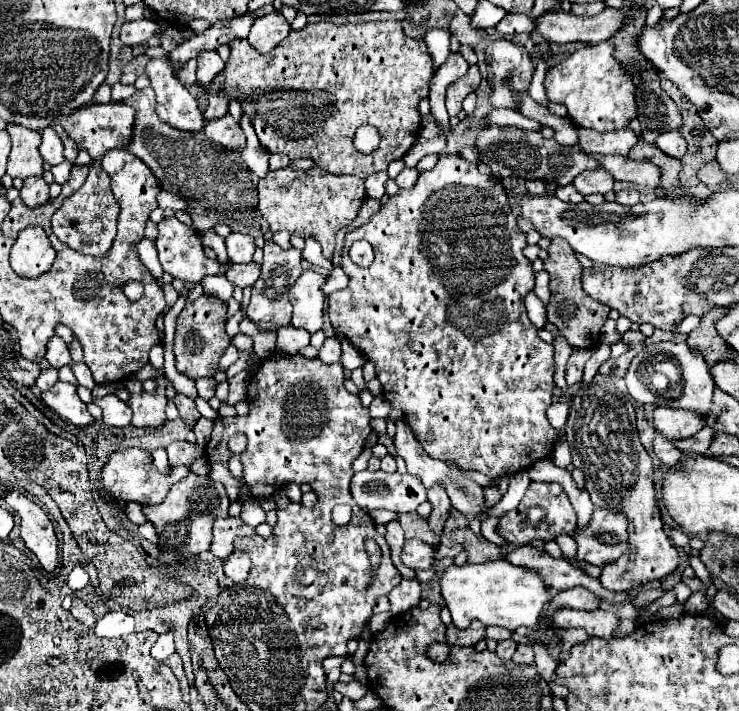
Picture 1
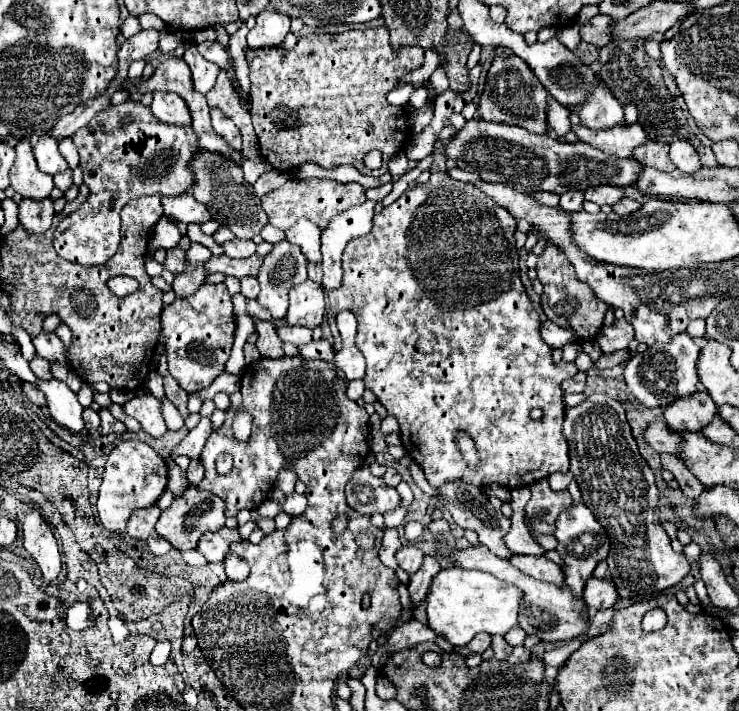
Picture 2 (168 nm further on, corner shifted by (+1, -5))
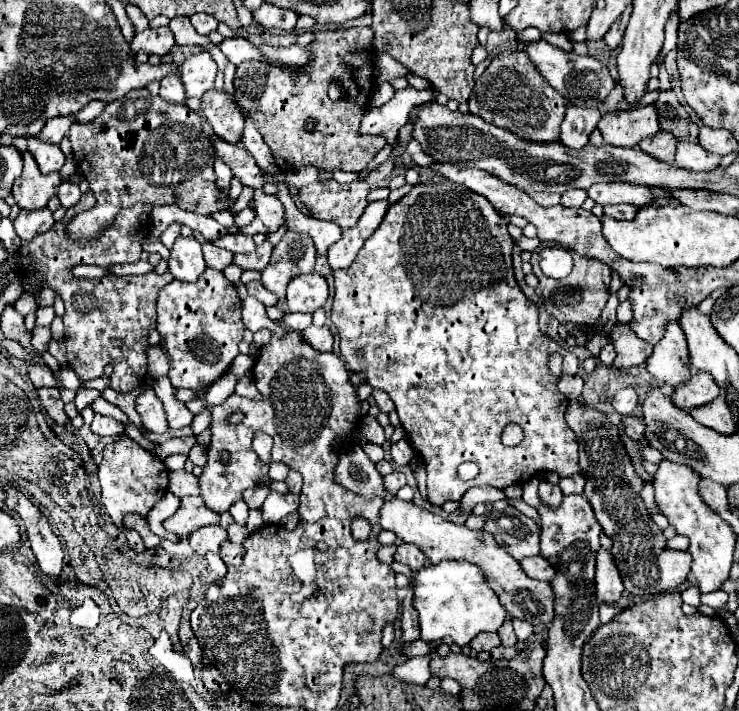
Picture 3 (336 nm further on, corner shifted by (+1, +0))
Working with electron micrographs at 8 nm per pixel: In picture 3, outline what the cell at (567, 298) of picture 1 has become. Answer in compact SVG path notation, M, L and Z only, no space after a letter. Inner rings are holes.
M538 251L532 253L532 271L540 279L540 285L536 287L536 295L542 299L546 311L554 315L560 323L574 323L584 329L592 329L598 325L600 313L608 301L608 289L610 289L610 269L602 261L588 261L588 257L580 257L573 254L574 271L566 279L550 279L540 271L538 265Z

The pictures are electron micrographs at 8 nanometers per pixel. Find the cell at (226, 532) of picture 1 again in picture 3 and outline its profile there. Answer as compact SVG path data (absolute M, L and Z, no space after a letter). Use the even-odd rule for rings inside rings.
M208 525L208 527L200 527L194 533L188 535L188 543L190 547L198 553L198 555L206 555L208 551L218 553L220 545L228 539L226 531L220 525Z

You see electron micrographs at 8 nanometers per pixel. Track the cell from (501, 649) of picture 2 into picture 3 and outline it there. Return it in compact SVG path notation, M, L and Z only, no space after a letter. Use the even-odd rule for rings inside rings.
M508 617L508 619L504 621L504 625L498 629L498 635L500 635L500 639L502 639L502 645L516 645L516 643L518 643L516 633L514 633L514 629L512 629L512 619L510 619L510 617Z

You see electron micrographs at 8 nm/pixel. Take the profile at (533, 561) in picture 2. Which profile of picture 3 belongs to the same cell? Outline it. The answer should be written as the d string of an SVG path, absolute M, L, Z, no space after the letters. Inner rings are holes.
M526 557L524 561L520 561L522 569L528 573L528 577L532 579L540 579L540 581L552 581L554 577L554 569L552 565L544 559L544 557Z

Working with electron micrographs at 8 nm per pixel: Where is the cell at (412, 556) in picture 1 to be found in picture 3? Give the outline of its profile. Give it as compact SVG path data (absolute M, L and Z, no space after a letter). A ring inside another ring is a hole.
M400 543L396 549L396 555L394 555L394 561L408 565L412 571L418 571L426 565L426 555L416 545Z

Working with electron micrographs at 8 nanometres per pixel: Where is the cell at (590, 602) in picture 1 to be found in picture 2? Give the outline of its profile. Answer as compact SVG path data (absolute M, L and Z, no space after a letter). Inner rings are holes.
M590 578L584 586L584 602L590 610L606 610L616 604L616 588L610 580Z

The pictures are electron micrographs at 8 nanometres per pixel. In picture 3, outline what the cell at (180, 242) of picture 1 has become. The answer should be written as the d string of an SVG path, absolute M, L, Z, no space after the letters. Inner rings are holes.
M266 239L262 245L256 247L256 251L248 253L248 255L234 255L234 263L242 269L256 269L256 271L262 271L268 261L270 261L270 255L272 255L272 249L274 245Z

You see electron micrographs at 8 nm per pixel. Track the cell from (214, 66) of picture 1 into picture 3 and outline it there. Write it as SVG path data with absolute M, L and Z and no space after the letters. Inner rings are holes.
M208 51L188 57L180 65L180 79L184 83L186 97L202 97L208 89L212 89L216 71L218 67Z

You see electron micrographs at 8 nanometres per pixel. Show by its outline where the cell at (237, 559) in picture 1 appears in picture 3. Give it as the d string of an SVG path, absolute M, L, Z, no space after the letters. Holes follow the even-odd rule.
M224 541L222 549L220 549L220 557L226 565L242 565L242 557L244 557L244 545L234 545L230 541Z

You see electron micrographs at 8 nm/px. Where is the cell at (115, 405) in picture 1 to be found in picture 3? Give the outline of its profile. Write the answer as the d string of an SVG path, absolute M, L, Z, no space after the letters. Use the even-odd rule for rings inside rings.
M94 415L94 421L92 421L90 429L96 435L108 435L108 437L116 437L116 435L124 433L124 425L122 423L118 423L112 417L104 417L104 415Z

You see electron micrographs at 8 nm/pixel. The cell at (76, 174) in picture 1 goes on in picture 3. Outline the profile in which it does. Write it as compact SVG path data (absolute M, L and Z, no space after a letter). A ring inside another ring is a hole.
M92 191L84 193L80 203L66 211L64 221L54 223L54 227L42 235L36 235L32 241L26 241L20 247L20 271L26 277L46 279L46 285L62 295L66 313L64 313L64 343L68 349L68 365L78 375L80 381L90 381L108 373L110 387L116 393L130 393L144 383L146 377L146 347L148 331L156 327L156 299L158 291L172 281L172 273L146 273L146 275L128 275L104 279L92 279L92 285L80 285L72 275L72 267L78 263L92 263L104 269L116 263L136 263L140 259L140 241L150 233L150 211L152 205L134 205L120 209L118 223L108 227L100 239L92 243L68 241L66 227L76 213L88 211L96 203Z

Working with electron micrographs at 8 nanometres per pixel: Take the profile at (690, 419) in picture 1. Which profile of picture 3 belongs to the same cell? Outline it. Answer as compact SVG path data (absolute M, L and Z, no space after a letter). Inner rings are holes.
M694 371L686 383L682 383L674 389L672 401L680 409L690 411L690 409L700 407L704 403L710 403L718 395L720 395L720 387L716 385L714 377L704 371Z

